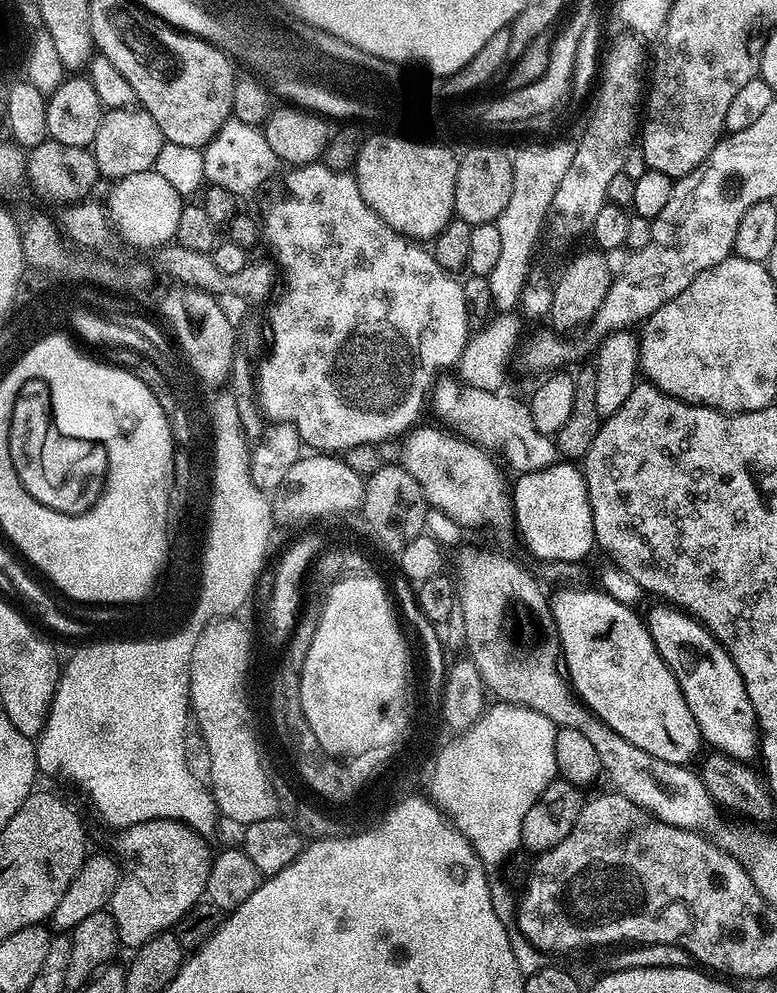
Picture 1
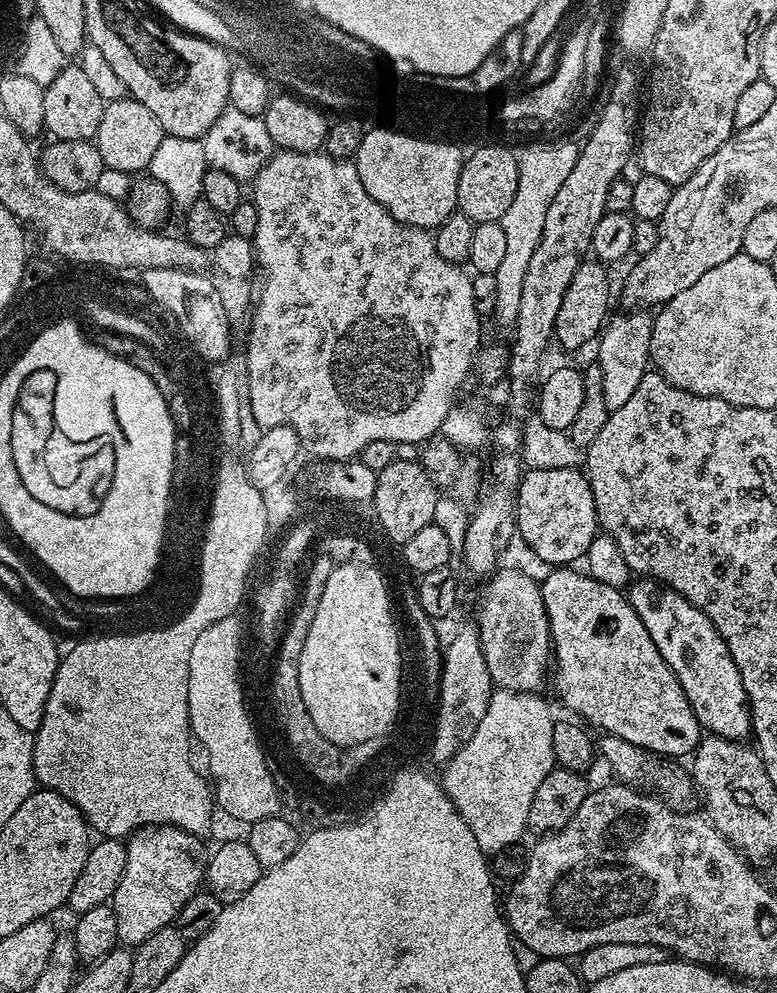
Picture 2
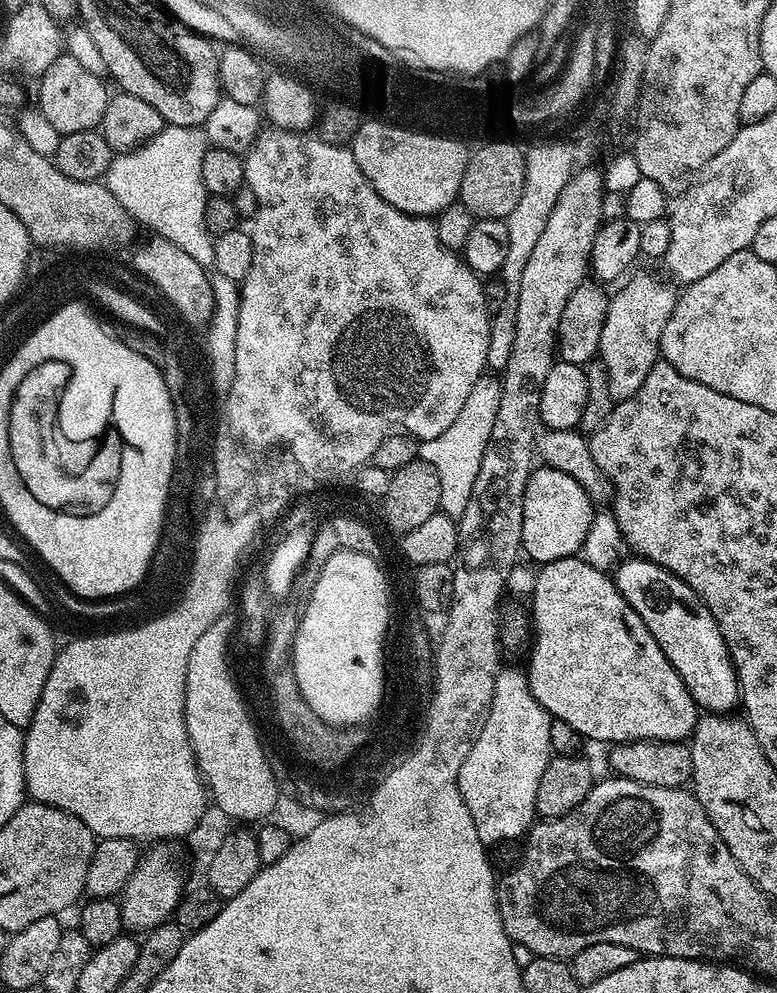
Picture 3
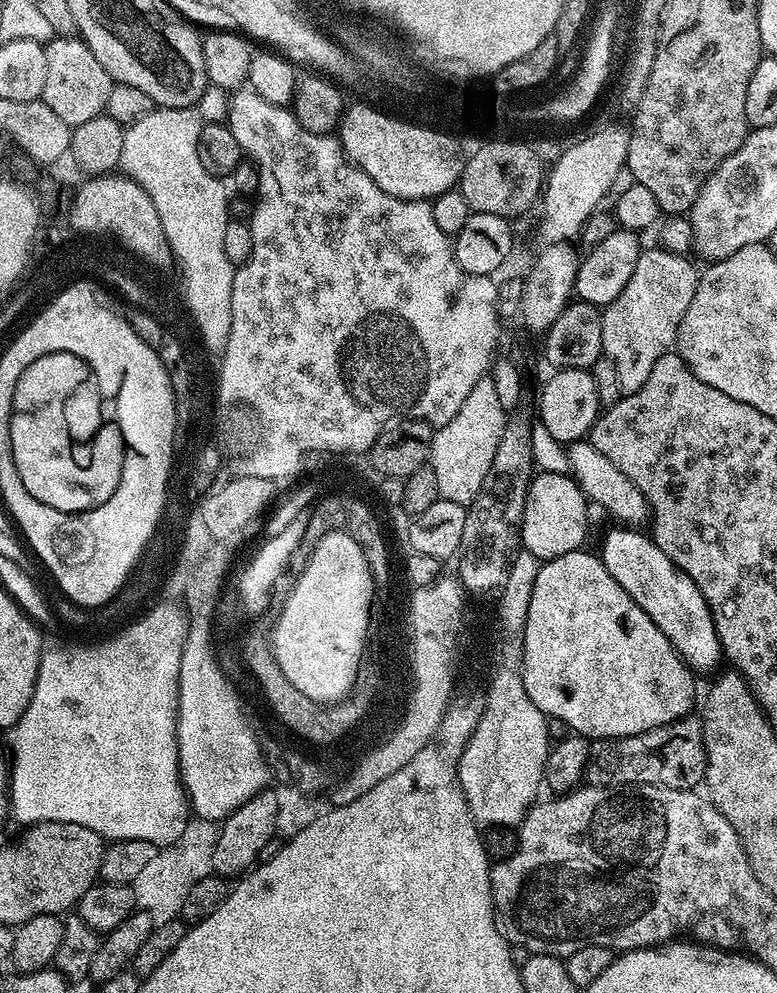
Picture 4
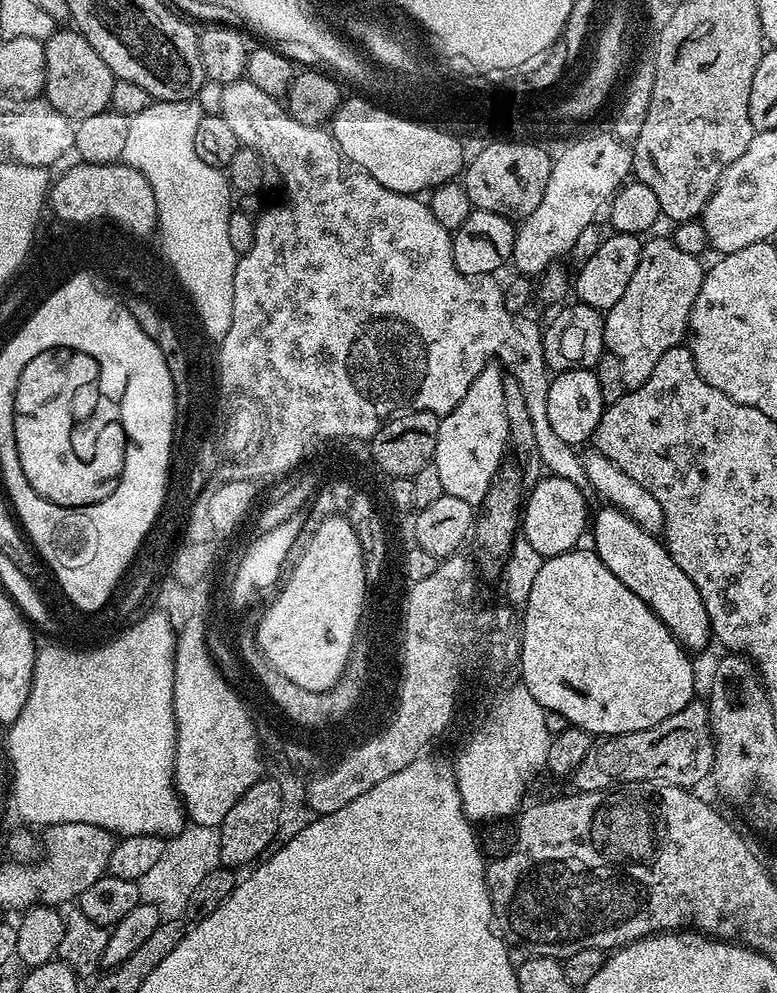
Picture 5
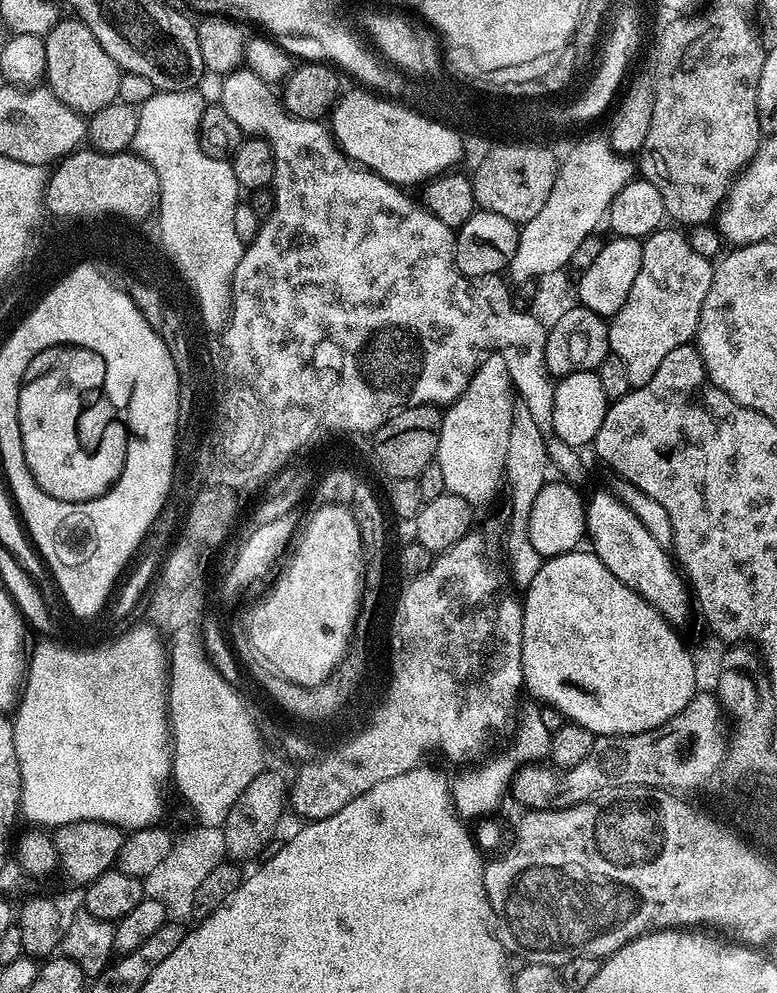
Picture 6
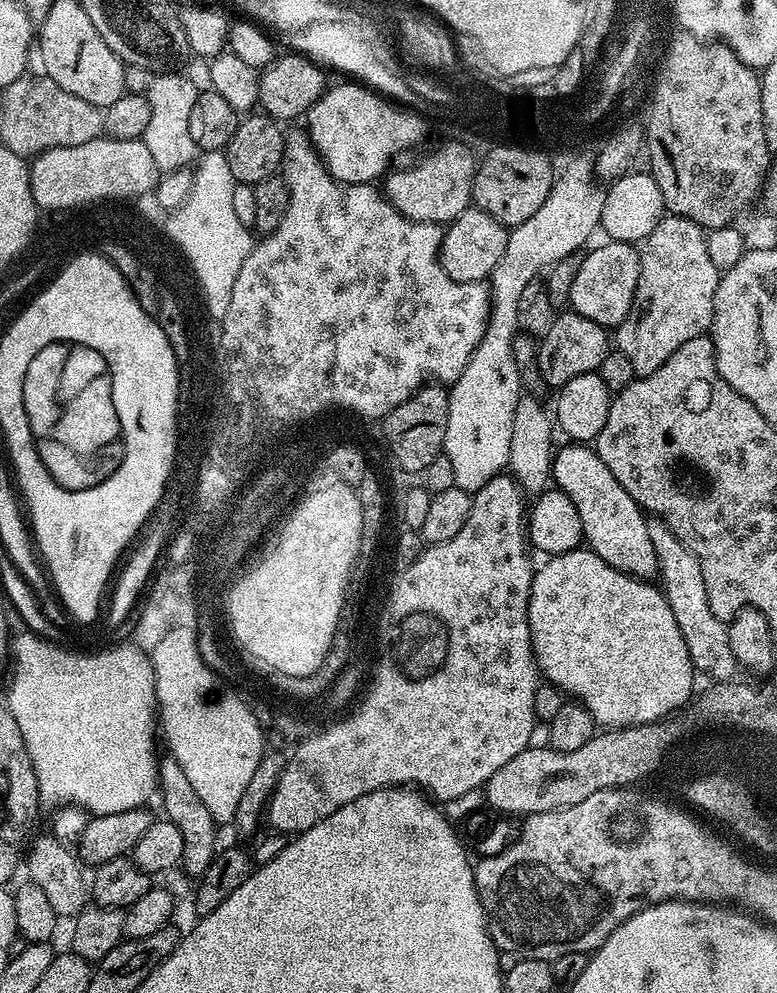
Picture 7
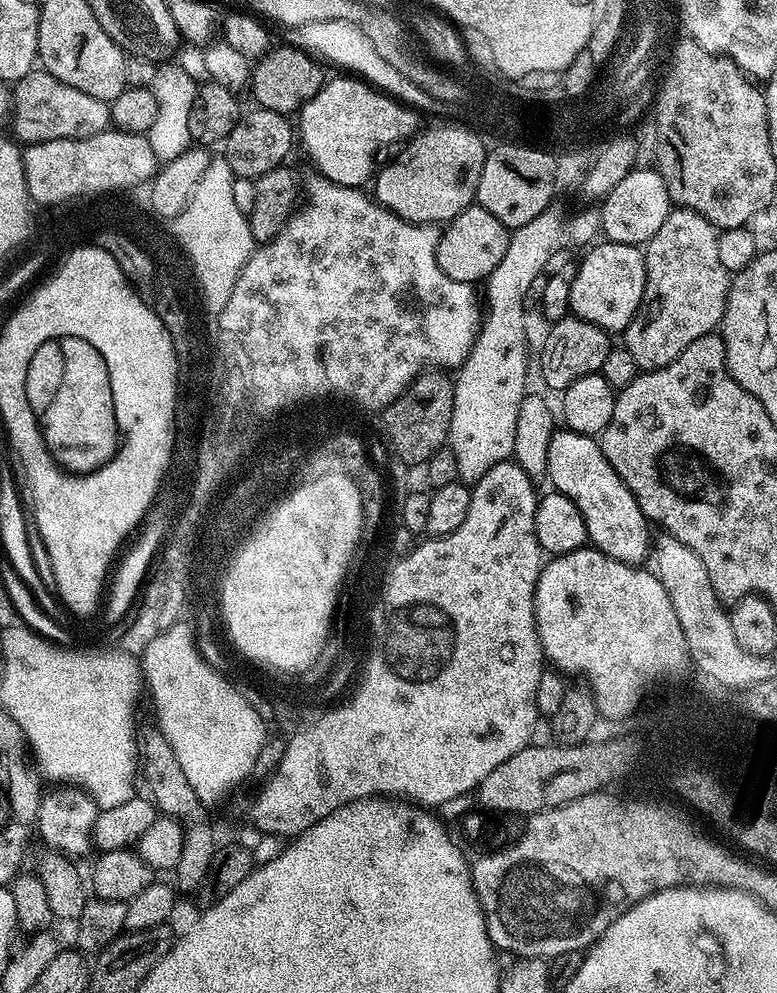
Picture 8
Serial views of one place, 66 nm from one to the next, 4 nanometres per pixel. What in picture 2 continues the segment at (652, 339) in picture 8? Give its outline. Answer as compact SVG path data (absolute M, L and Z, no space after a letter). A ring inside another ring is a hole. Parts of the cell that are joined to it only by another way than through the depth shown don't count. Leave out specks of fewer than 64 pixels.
M628 310L625 316L613 315L598 337L600 349L597 350L595 359L602 366L602 395L610 410L630 402L638 382L642 382L644 373L649 371L648 350L652 341L653 317L644 312L647 311Z

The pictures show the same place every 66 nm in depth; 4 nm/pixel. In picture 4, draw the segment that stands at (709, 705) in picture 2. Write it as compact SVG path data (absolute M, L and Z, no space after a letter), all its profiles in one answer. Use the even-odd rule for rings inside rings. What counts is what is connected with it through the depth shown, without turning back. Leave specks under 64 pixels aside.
M616 526L606 536L606 546L602 551L602 559L606 570L630 594L630 598L642 610L646 610L650 622L662 630L670 642L670 646L680 655L681 660L692 669L693 673L715 673L722 664L720 639L714 626L712 611L708 609L706 598L694 586L694 582L658 546L651 537L633 530L628 526ZM717 667L717 668L716 668ZM716 668L716 669L715 669Z

